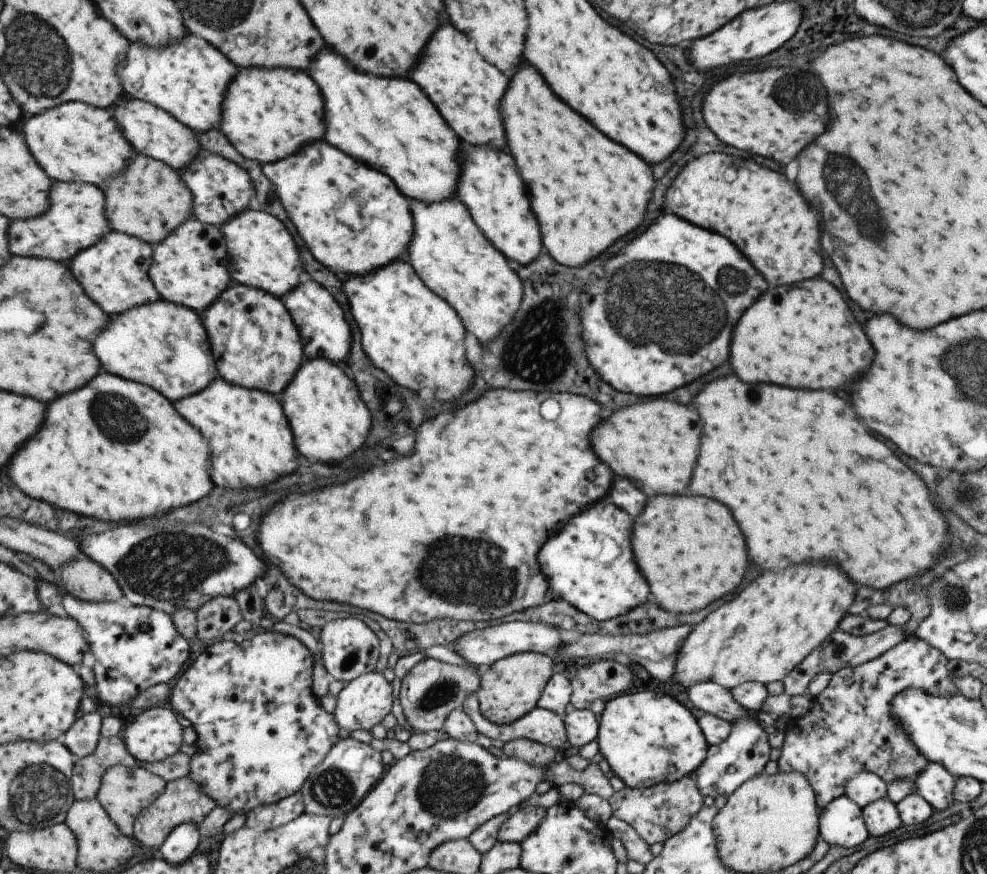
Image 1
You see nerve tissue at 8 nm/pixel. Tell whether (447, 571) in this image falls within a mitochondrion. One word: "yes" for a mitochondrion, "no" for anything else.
yes

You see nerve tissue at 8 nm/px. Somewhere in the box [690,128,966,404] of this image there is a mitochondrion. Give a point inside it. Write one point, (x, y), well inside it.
(844, 180)

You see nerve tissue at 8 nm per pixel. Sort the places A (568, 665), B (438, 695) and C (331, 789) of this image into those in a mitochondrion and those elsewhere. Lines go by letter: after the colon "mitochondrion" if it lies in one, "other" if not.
A: other
B: mitochondrion
C: mitochondrion

